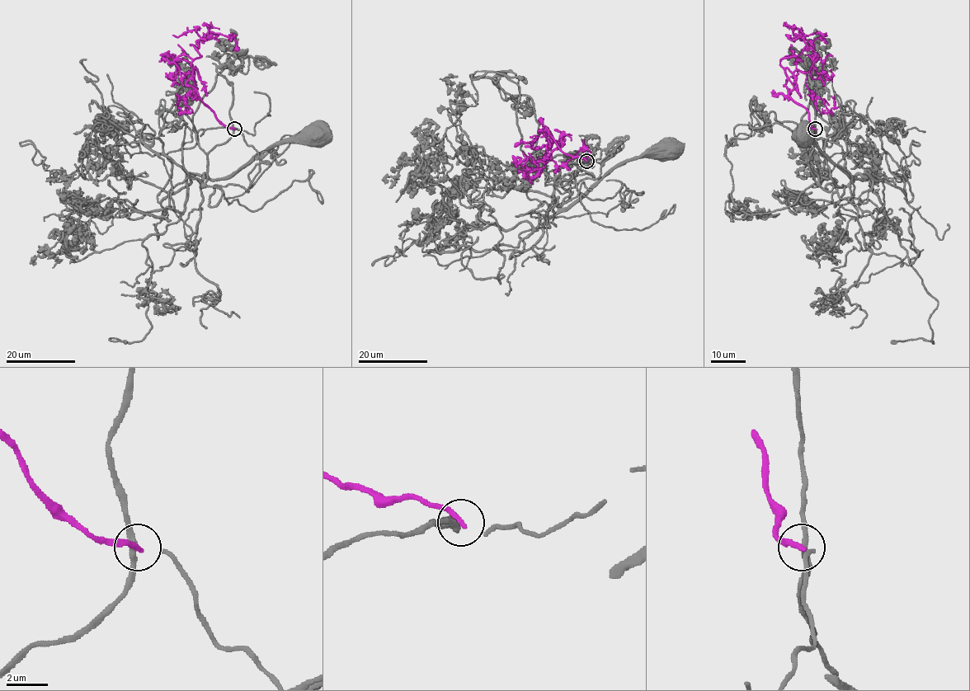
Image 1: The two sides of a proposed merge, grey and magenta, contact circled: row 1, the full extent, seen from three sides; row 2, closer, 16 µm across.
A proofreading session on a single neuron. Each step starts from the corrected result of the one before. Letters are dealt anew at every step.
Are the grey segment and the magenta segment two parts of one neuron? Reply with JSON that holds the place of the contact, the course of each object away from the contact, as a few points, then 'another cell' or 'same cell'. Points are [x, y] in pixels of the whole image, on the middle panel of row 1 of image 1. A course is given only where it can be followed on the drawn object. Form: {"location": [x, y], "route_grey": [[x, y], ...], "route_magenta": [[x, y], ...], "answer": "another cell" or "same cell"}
{"location": [586, 161], "route_grey": [[586, 161], [569, 162], [559, 170], [554, 181], [553, 199], [562, 208], [571, 208], [614, 167], [667, 149]], "route_magenta": [[586, 161], [566, 155], [543, 126], [553, 138], [543, 157], [559, 166], [586, 149], [586, 160]], "answer": "another cell"}

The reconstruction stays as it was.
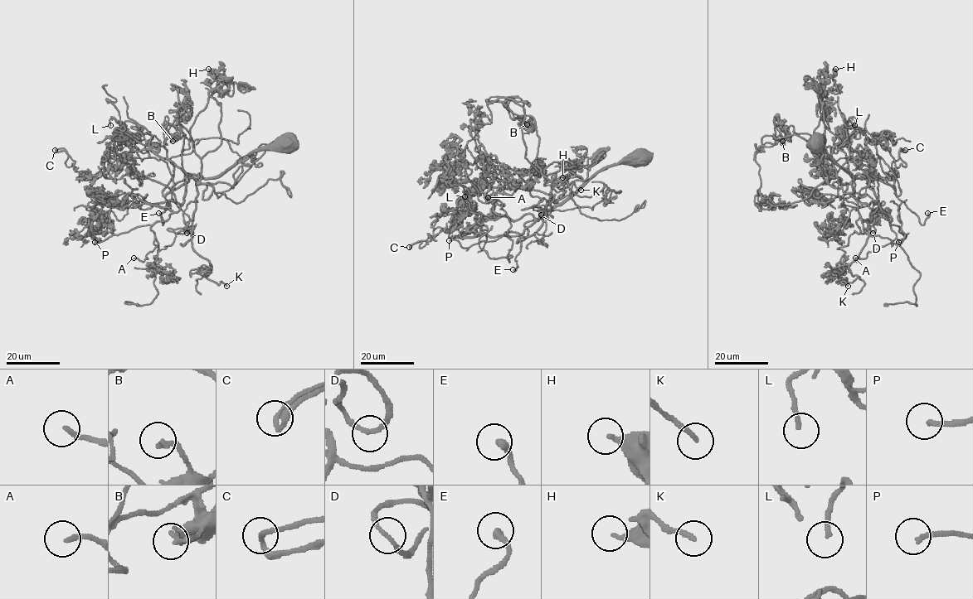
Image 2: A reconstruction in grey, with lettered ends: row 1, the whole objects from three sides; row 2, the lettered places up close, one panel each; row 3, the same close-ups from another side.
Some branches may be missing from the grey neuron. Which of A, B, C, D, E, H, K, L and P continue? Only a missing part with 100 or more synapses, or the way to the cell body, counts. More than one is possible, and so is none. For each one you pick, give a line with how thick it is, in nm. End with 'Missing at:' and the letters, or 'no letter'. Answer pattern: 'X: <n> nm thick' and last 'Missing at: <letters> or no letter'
A: 170 nm thick
P: 190 nm thick
Missing at: A, P

